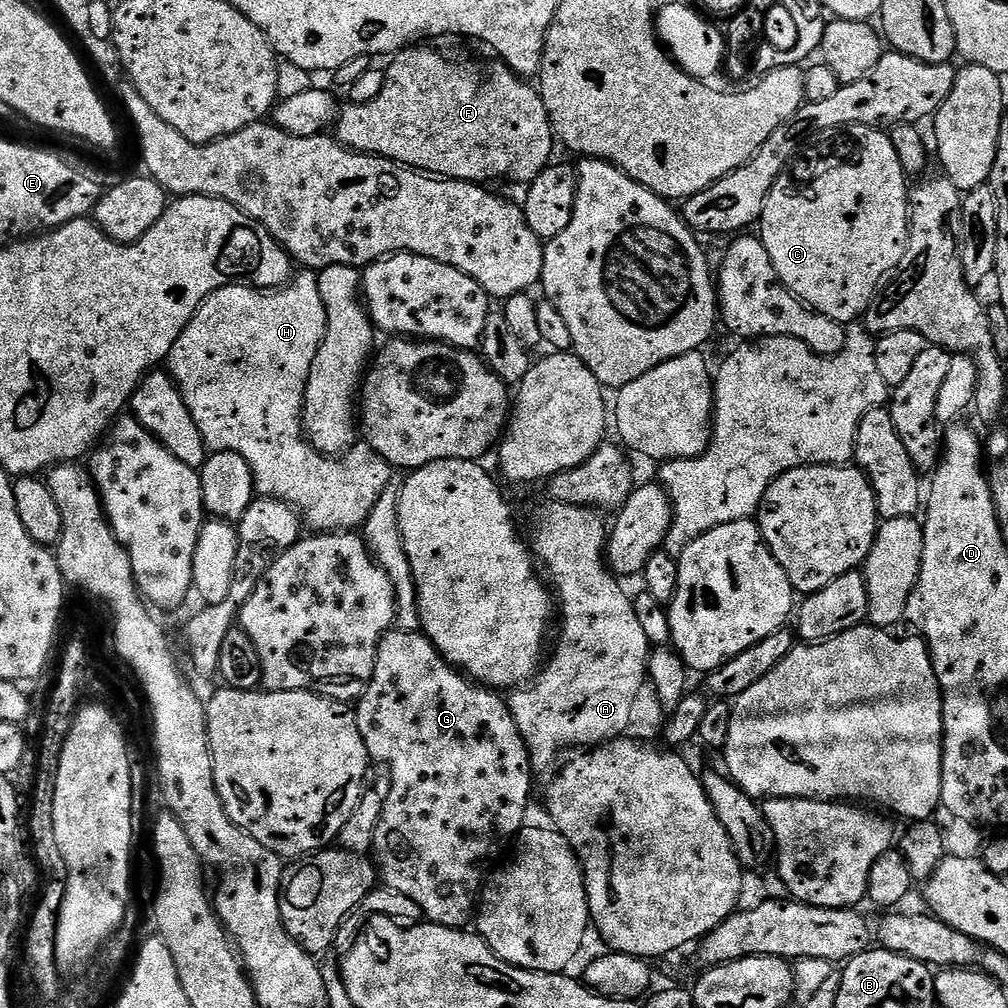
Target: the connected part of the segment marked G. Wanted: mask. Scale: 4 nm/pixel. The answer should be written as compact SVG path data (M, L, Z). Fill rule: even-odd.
M393 630L380 643L376 670L370 683L365 687L363 696L355 705L354 711L358 730L366 742L369 761L376 763L377 760L378 763L385 764L389 772L387 775L390 777L388 801L382 818L378 822L378 830L374 830L371 851L379 875L387 887L406 894L406 898L413 900L431 923L441 924L447 928L463 929L467 925L464 923L471 916L473 919L474 909L477 907L478 897L482 892L480 883L484 880L484 871L491 866L492 859L507 846L508 839L510 839L510 844L520 829L525 827L524 815L528 812L528 799L532 796L534 777L531 758L528 754L528 747L523 742L522 734L519 733L518 726L515 725L514 718L511 716L511 710L508 709L508 701L499 691L477 686L463 671L449 664L427 636L420 632Z

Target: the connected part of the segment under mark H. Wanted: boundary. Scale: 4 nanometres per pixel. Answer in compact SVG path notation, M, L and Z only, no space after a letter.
M304 270L293 275L291 281L279 290L261 290L250 288L247 284L228 284L225 288L218 289L214 294L202 302L200 309L194 314L194 318L182 330L178 342L170 350L166 361L167 371L170 373L175 385L179 388L182 398L186 402L186 410L190 410L190 418L194 418L194 426L204 439L204 445L212 452L233 452L242 454L246 462L250 462L250 470L254 474L256 491L261 497L269 500L281 500L292 505L300 513L303 523L312 527L311 531L316 534L329 532L351 532L367 524L372 511L381 503L384 491L392 480L394 469L391 464L384 461L371 446L353 446L339 458L323 456L316 447L308 441L304 431L304 395L310 378L310 366L314 366L314 358L324 341L324 335L328 329L326 322L326 306L322 306L322 294L318 294L318 276L315 271Z

